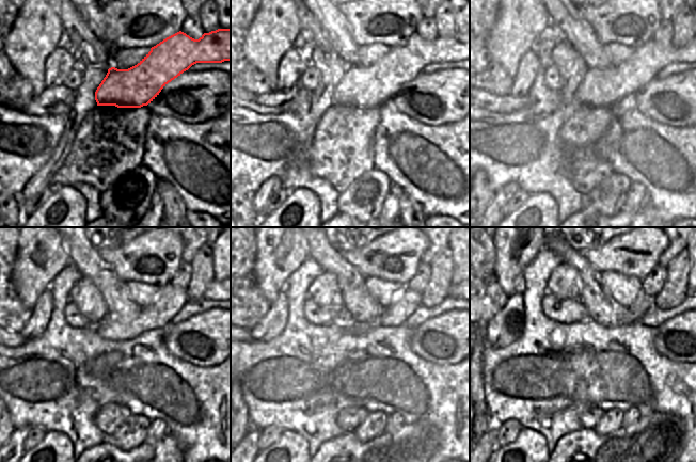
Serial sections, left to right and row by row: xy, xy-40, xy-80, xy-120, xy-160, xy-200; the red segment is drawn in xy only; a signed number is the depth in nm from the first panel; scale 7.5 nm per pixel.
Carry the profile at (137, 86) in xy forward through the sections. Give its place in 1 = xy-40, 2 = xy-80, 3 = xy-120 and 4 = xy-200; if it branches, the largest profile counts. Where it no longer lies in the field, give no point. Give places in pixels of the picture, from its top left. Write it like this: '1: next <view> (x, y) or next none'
1: next xy-40 (370, 86)
2: next xy-80 (599, 88)
3: next xy-120 (170, 299)
4: next xy-200 (643, 304)

